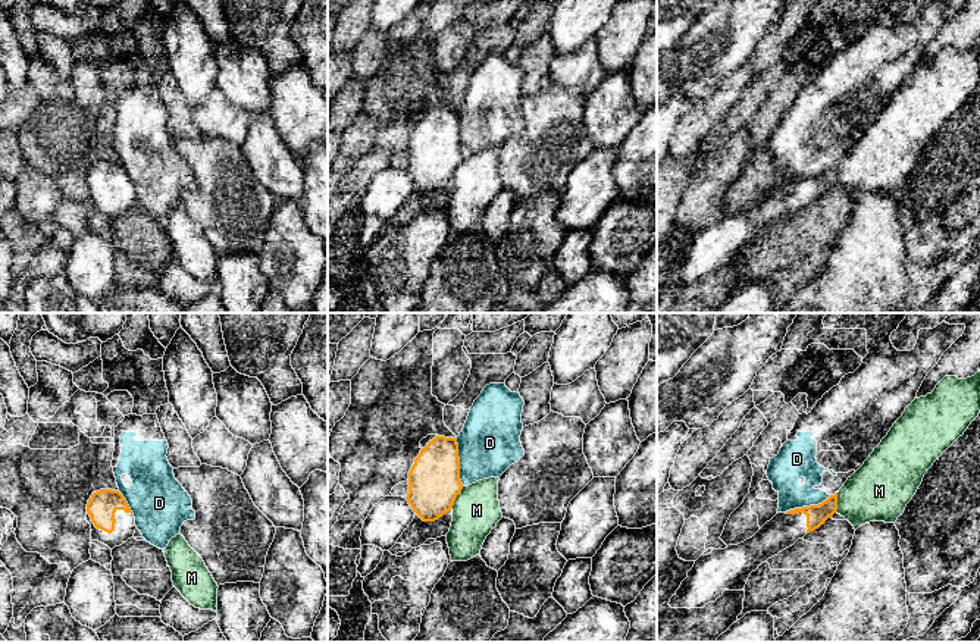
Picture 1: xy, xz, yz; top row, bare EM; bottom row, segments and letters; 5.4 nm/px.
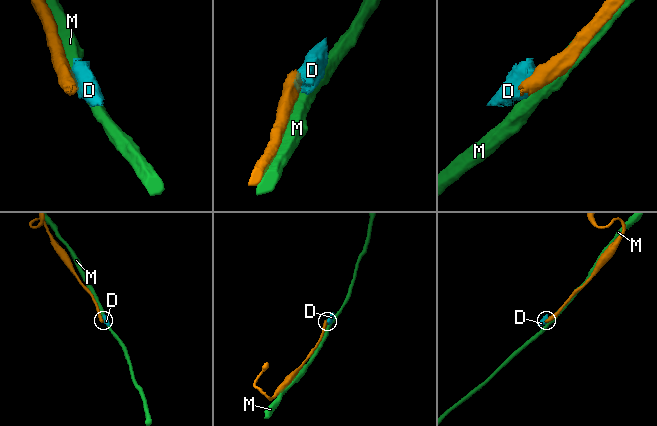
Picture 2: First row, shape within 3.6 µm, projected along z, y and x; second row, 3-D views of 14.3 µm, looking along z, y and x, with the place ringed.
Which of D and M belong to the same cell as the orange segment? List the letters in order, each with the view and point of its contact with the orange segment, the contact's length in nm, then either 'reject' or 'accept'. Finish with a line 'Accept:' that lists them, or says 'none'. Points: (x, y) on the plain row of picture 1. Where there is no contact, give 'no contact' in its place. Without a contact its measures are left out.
D: xz (459, 134) | 260 nm | reject
M: xz (456, 168) | 140 nm | reject
Accept: none

